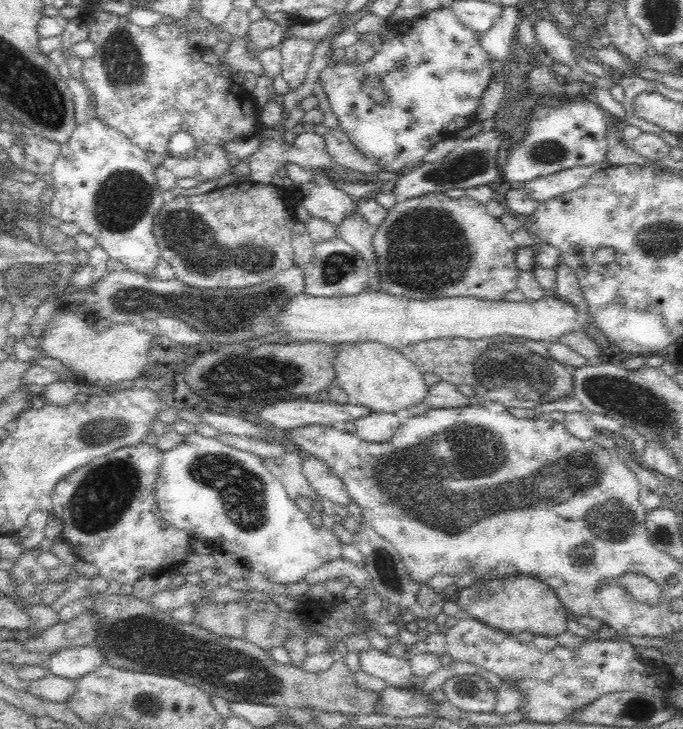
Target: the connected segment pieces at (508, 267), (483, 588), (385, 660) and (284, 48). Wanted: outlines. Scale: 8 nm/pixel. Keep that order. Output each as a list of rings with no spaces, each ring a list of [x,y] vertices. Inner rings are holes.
[[[432,192],[403,200],[389,208],[383,223],[378,227],[373,238],[372,246],[374,254],[376,255],[375,266],[377,266],[377,270],[379,270],[377,276],[374,276],[377,282],[373,287],[377,288],[380,292],[388,292],[392,296],[401,296],[402,298],[412,298],[414,300],[442,299],[452,296],[476,296],[484,300],[503,300],[502,296],[504,296],[506,292],[512,292],[512,290],[517,288],[517,278],[519,277],[520,271],[515,263],[518,246],[510,235],[498,218],[486,212],[486,207],[483,204],[467,196],[452,199],[445,195],[444,192]]]
[[[534,576],[494,577],[485,583],[473,583],[471,586],[459,589],[455,601],[461,608],[461,614],[502,630],[509,636],[528,632],[534,636],[556,638],[568,631],[566,622],[570,615],[561,606],[556,593],[552,592],[544,582]]]
[[[368,649],[359,654],[360,669],[386,682],[387,686],[404,689],[412,686],[412,669],[407,659],[401,659],[385,651]]]
[[[286,37],[279,44],[281,75],[291,90],[304,82],[314,48],[315,43],[300,37]]]

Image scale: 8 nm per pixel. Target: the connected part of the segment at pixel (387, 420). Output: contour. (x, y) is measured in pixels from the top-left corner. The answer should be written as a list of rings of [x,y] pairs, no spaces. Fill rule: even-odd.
[[[371,412],[355,421],[356,434],[368,442],[384,442],[390,440],[400,424],[396,414],[390,412]]]

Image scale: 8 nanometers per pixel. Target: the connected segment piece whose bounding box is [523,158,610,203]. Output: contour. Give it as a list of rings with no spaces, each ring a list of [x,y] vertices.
[[[604,158],[602,162],[598,162],[592,166],[576,166],[537,178],[525,183],[523,190],[536,202],[544,202],[584,186],[592,174],[608,166],[610,164]]]

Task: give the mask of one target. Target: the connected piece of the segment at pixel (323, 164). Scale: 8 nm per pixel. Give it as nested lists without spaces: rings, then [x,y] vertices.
[[[302,131],[296,134],[294,144],[288,145],[284,156],[285,163],[298,165],[303,169],[321,168],[330,172],[334,165],[332,157],[325,146],[324,136],[314,131]]]

